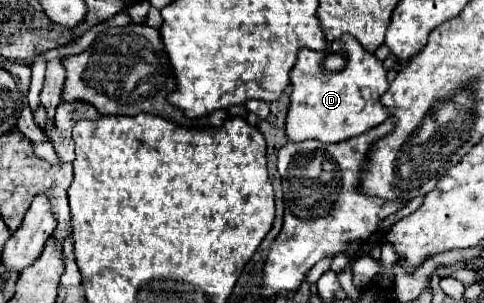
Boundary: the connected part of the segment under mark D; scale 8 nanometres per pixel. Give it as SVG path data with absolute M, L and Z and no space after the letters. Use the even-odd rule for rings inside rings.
M343 35L341 39L333 41L327 51L301 49L297 63L289 73L289 79L291 103L285 119L285 135L293 143L307 139L317 139L321 143L339 143L373 129L389 117L389 111L385 111L385 107L381 107L379 103L381 95L389 87L387 71L373 53L365 51L361 43L353 39L353 35ZM327 53L339 53L345 59L345 67L335 73L323 71L323 59L327 57Z

